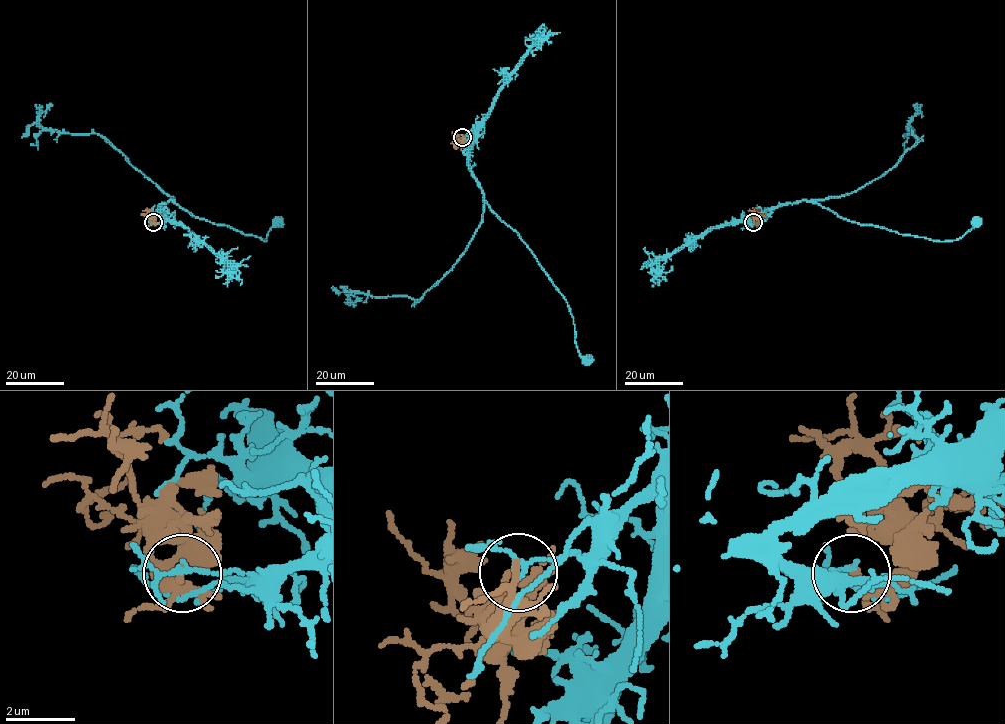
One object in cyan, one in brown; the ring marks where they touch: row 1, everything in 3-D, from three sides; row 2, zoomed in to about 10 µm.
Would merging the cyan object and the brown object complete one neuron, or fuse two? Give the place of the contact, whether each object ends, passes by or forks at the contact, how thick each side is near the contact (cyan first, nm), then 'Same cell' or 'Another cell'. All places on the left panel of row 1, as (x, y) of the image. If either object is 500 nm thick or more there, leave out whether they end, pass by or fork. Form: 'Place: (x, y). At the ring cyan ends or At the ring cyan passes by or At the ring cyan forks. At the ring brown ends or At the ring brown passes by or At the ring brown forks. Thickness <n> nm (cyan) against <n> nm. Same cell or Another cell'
Place: (153, 222). At the ring cyan forks. At the ring brown passes by. Thickness 100 nm (cyan) against 180 nm. Another cell

